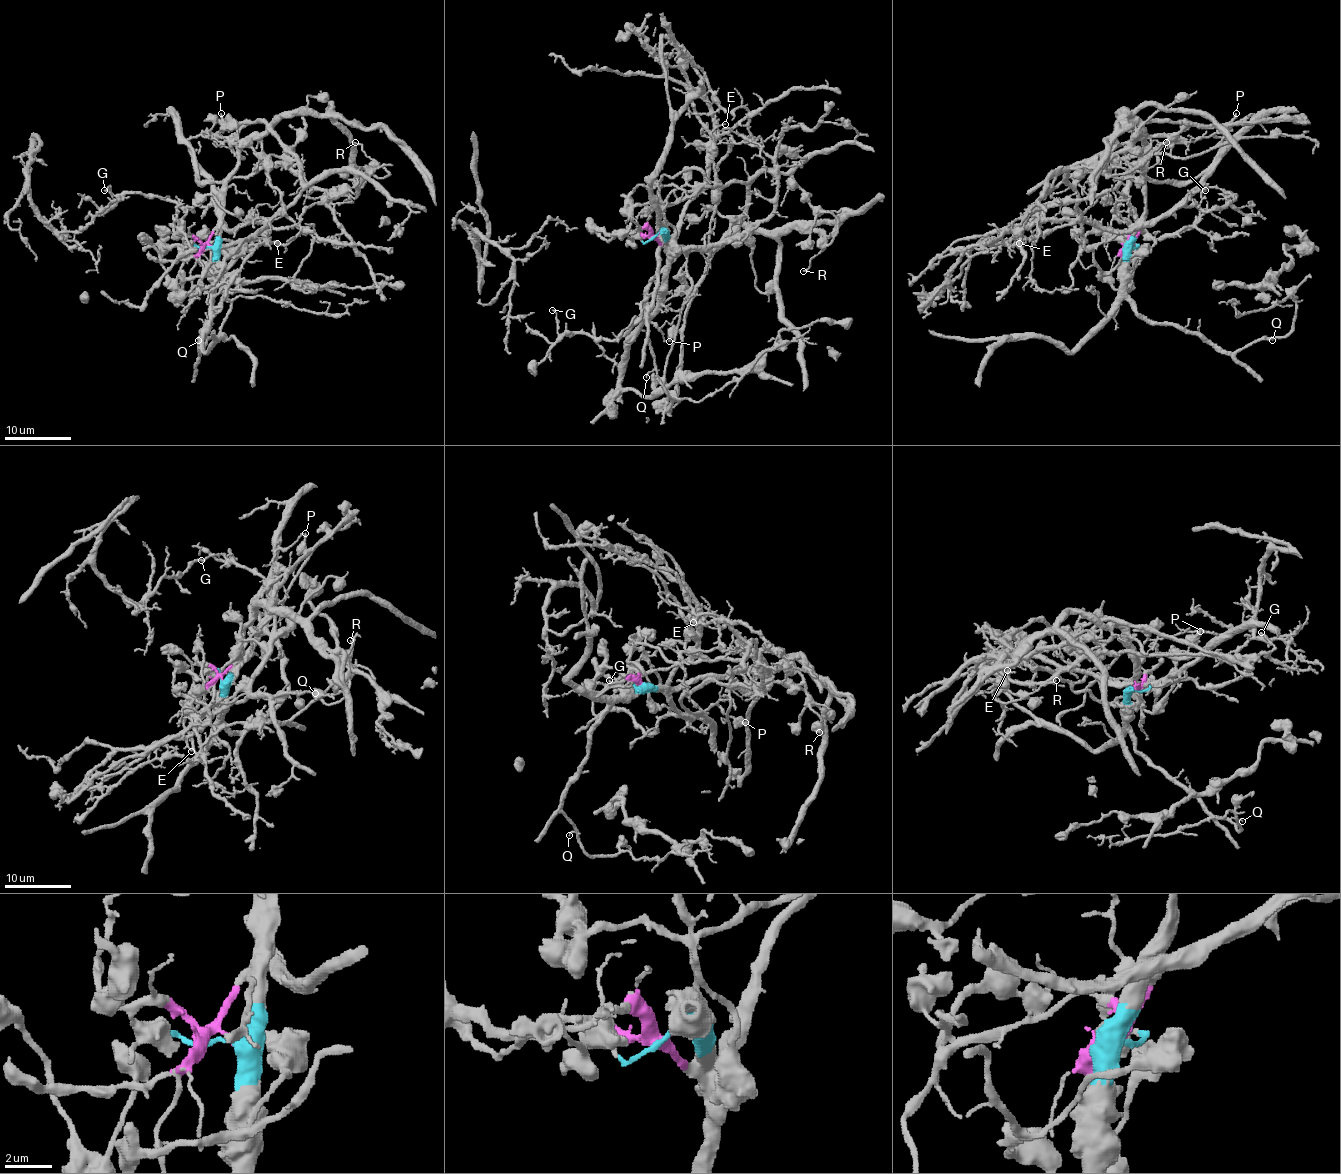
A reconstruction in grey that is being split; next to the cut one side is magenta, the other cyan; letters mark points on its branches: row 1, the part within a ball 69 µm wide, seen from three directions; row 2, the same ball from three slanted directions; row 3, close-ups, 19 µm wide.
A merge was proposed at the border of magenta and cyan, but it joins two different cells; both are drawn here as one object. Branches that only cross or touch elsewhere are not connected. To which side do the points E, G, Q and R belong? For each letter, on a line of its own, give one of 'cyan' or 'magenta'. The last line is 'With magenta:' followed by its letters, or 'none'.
E: cyan
G: magenta
Q: cyan
R: cyan
With magenta: G

